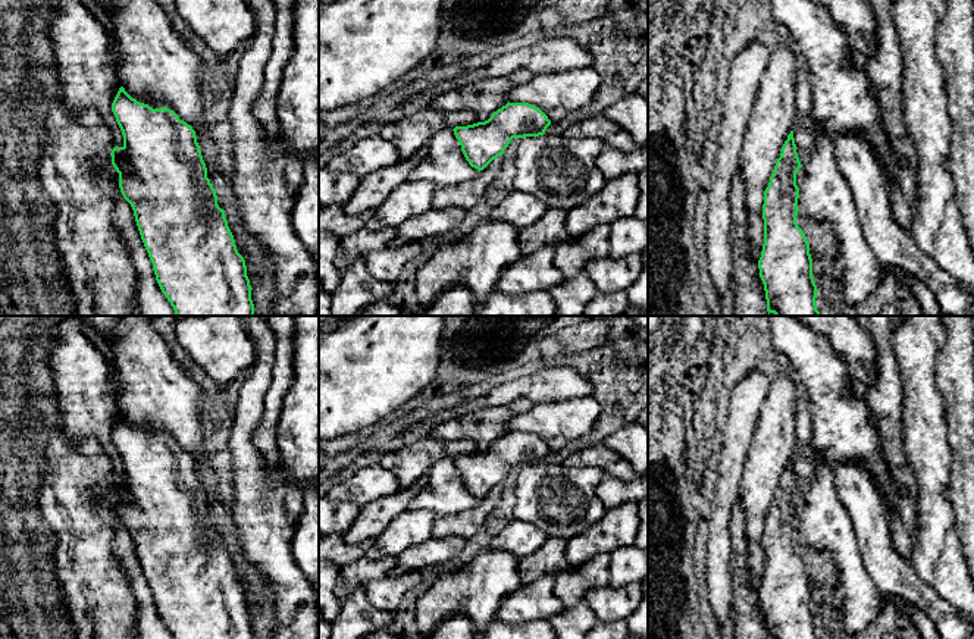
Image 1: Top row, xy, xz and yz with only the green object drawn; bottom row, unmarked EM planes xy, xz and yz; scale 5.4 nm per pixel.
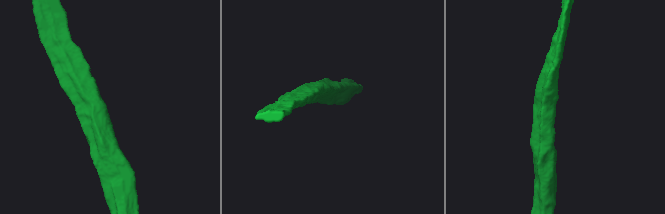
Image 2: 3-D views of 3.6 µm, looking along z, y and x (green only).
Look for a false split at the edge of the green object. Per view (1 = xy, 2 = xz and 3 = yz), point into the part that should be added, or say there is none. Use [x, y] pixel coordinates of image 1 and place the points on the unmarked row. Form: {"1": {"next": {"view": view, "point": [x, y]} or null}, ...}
{"1": {"next": null}, "2": {"next": null}, "3": {"next": null}}

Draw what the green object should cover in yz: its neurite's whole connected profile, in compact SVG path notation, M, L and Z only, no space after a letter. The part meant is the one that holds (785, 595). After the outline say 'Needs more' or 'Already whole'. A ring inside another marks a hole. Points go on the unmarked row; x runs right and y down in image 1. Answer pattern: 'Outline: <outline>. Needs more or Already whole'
Outline: M790 460L770 505L768 516L764 520L764 573L758 598L764 613L767 639L817 639L815 627L818 620L812 605L809 573L796 552L799 541L796 502L801 497L793 460Z. Already whole

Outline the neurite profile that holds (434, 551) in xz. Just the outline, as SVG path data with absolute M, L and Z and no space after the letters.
M432 536L423 544L413 545L404 549L397 557L397 564L392 574L407 574L411 571L422 571L429 566L447 563L458 558L466 548L467 539L460 536L435 538Z

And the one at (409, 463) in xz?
M428 436L385 454L378 464L389 469L394 473L400 488L405 489L419 477L426 476L438 460L467 455L477 451L477 445L470 441L450 442L447 439L435 439Z

